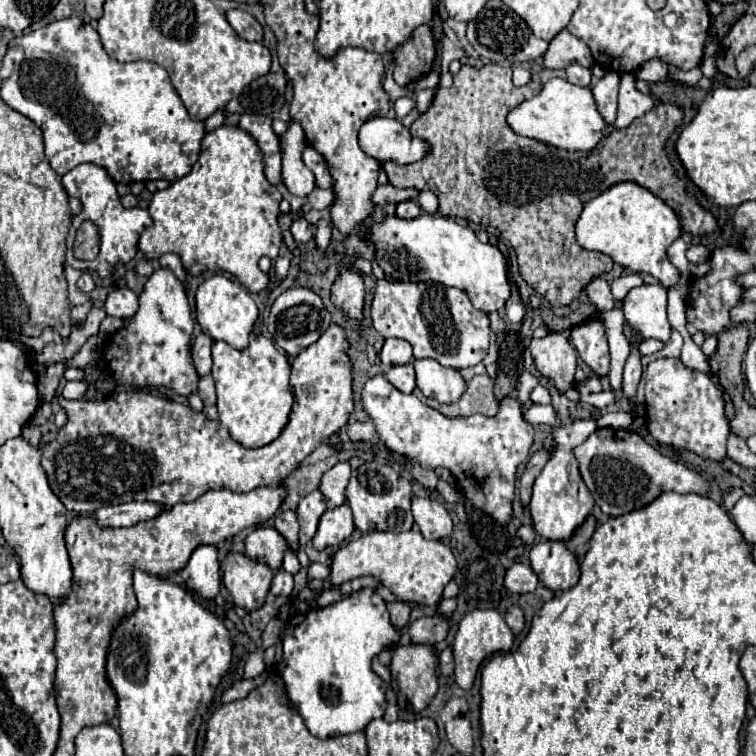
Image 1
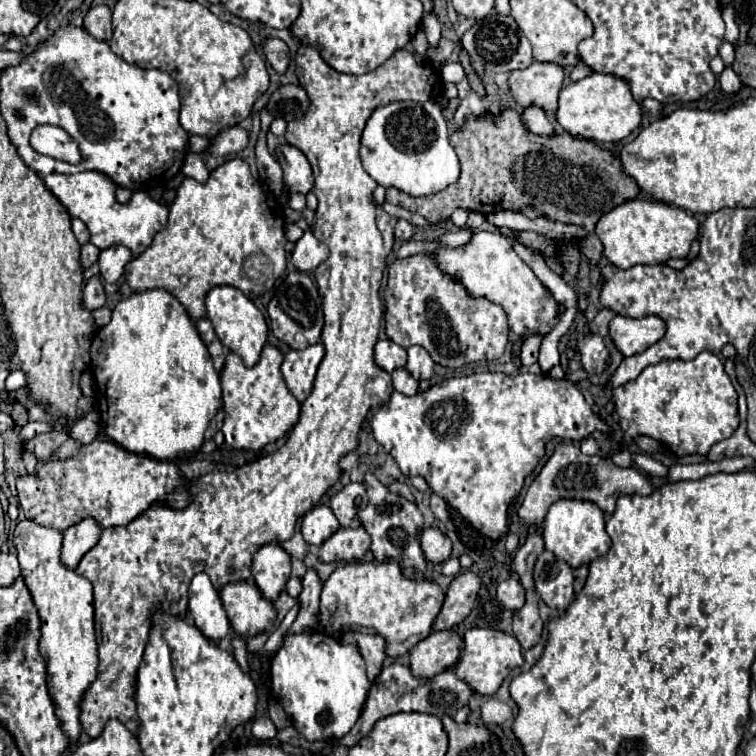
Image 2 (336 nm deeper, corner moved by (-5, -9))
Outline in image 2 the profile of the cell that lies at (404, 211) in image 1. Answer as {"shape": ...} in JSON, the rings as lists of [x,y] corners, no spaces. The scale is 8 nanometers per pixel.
{"shape":[[[400,219],[400,221],[396,223],[396,229],[394,229],[394,235],[396,235],[396,239],[410,241],[410,239],[414,237],[414,233],[416,233],[416,227],[414,227],[410,221],[406,221],[406,219]]]}

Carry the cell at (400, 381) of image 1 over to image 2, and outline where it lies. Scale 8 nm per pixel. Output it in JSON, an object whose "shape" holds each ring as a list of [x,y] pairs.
{"shape":[[[396,369],[392,371],[392,387],[402,395],[416,395],[418,381],[406,369]]]}

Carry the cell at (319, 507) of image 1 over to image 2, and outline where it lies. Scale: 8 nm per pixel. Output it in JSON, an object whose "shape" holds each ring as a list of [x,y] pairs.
{"shape":[[[316,505],[304,515],[302,521],[302,537],[308,545],[320,547],[334,531],[338,531],[340,523],[334,517],[332,509],[328,505]]]}

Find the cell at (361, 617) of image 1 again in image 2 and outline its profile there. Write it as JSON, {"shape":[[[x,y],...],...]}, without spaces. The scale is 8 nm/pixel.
{"shape":[[[300,633],[300,635],[286,637],[284,643],[280,645],[280,649],[276,651],[276,655],[272,657],[270,673],[272,673],[274,695],[278,697],[278,701],[286,709],[286,713],[292,717],[294,727],[308,741],[344,737],[358,721],[362,707],[366,703],[368,691],[372,687],[372,681],[366,675],[366,663],[362,659],[358,647],[338,643],[334,637],[324,635],[324,633]]]}

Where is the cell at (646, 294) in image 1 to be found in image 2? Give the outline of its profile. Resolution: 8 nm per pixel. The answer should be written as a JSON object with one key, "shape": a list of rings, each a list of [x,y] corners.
{"shape":[[[616,315],[610,321],[610,337],[624,357],[646,351],[650,345],[660,341],[666,333],[666,323],[658,315],[646,315],[632,319]]]}

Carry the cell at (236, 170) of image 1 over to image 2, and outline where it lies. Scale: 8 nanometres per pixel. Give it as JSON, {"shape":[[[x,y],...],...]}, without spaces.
{"shape":[[[234,157],[210,171],[210,179],[206,183],[198,183],[196,179],[184,179],[176,189],[176,197],[170,203],[170,217],[166,229],[156,233],[148,251],[140,257],[132,259],[126,265],[124,277],[134,291],[146,289],[166,289],[184,305],[192,319],[204,317],[204,297],[212,287],[232,285],[240,289],[248,299],[262,295],[272,289],[274,281],[286,269],[286,253],[284,253],[286,237],[284,237],[284,213],[282,205],[274,195],[266,195],[258,179],[252,177],[248,163]]]}

